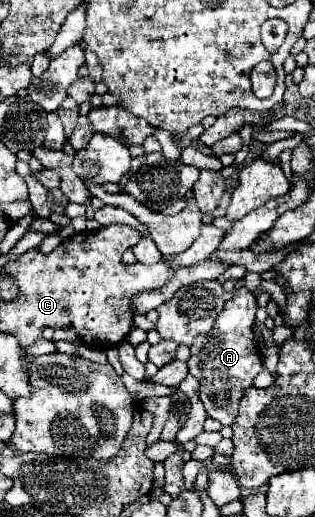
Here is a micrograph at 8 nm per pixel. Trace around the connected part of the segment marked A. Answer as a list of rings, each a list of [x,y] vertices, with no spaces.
[[[239,288],[235,296],[225,302],[223,312],[217,316],[213,330],[209,334],[197,336],[191,346],[189,358],[189,374],[199,380],[201,402],[207,410],[207,416],[219,420],[223,426],[231,426],[237,418],[239,400],[245,390],[253,384],[253,378],[261,372],[261,356],[255,348],[253,340],[253,322],[257,312],[257,300],[247,288]]]

